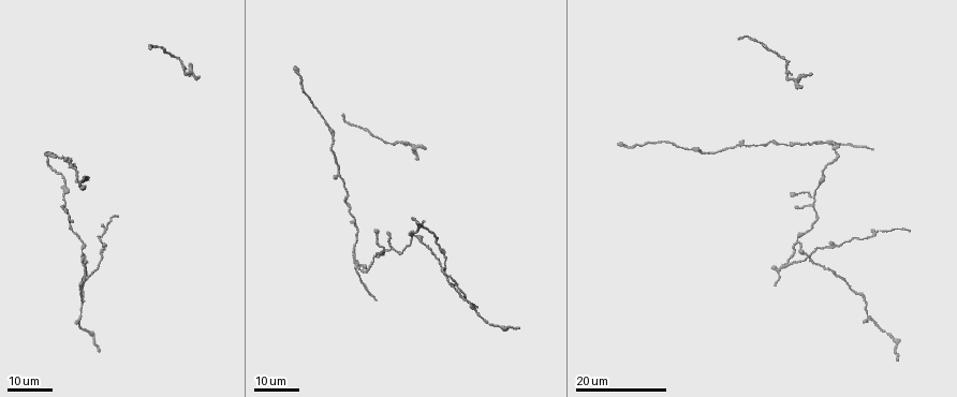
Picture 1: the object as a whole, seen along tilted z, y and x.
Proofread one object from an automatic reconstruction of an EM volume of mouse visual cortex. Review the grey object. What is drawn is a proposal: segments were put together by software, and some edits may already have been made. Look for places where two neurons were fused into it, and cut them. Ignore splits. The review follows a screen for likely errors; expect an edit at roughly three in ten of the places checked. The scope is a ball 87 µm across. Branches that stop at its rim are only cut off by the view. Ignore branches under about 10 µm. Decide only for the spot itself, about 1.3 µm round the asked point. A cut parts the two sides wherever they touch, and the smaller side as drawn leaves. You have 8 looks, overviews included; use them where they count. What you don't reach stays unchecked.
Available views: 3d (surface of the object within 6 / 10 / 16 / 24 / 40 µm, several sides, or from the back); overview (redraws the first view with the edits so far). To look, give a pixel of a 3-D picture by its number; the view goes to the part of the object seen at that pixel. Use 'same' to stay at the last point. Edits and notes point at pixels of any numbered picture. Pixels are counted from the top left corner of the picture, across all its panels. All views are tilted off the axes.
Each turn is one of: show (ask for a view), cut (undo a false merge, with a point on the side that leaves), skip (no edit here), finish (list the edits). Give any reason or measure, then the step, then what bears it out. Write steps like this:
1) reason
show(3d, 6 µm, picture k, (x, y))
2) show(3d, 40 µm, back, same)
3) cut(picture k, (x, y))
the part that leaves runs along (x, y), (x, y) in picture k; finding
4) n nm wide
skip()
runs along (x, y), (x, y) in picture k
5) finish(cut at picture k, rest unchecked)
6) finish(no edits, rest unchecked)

show(3d, 16 µm, picture 1, (83, 255))

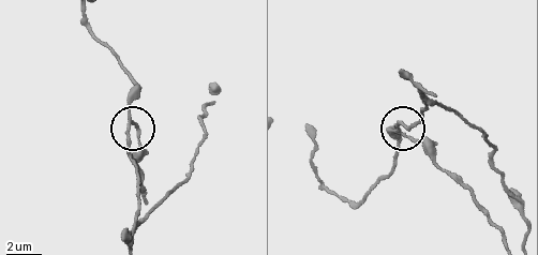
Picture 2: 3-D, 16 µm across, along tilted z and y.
show(3d, 6 µm, picture 2, (130, 123))

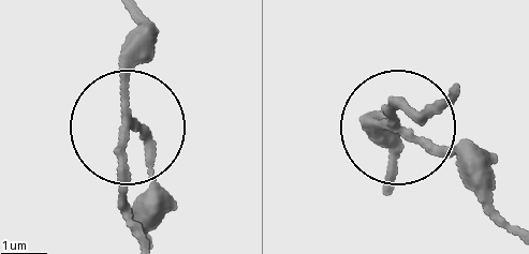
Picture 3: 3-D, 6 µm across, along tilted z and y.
160 nm wide
skip()
all the same neuron

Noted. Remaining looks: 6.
small branch off a trunk
show(3d, 24 µm, picture 1, (46, 158))

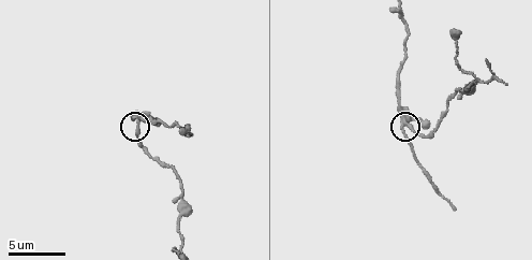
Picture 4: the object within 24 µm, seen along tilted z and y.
zoom in
show(3d, 6 µm, picture 4, (138, 128))

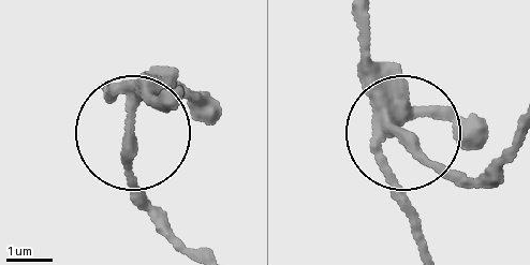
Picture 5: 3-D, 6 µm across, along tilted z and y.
other side
show(3d, 6 µm, back, picture 5, (396, 131))

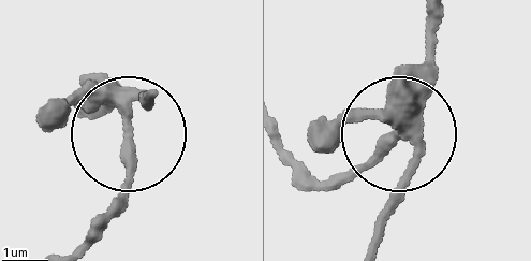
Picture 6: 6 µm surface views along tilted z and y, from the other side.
260 nm wide
cut(picture 6, (105, 110))
two neurons meet here

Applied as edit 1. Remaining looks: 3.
show(3d, 10 µm, picture 4, (181, 213))

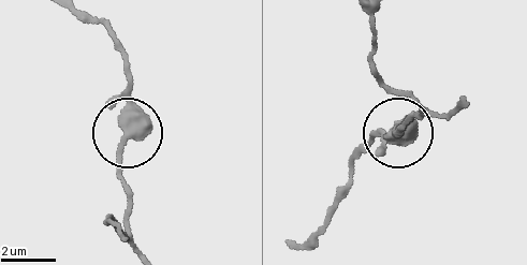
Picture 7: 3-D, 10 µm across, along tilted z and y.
skip()
runs along (90, 17), (127, 63), (120, 171), (128, 212) in picture 7; all the same neuron

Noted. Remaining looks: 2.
finish(cut at picture 6, rest unchecked)

